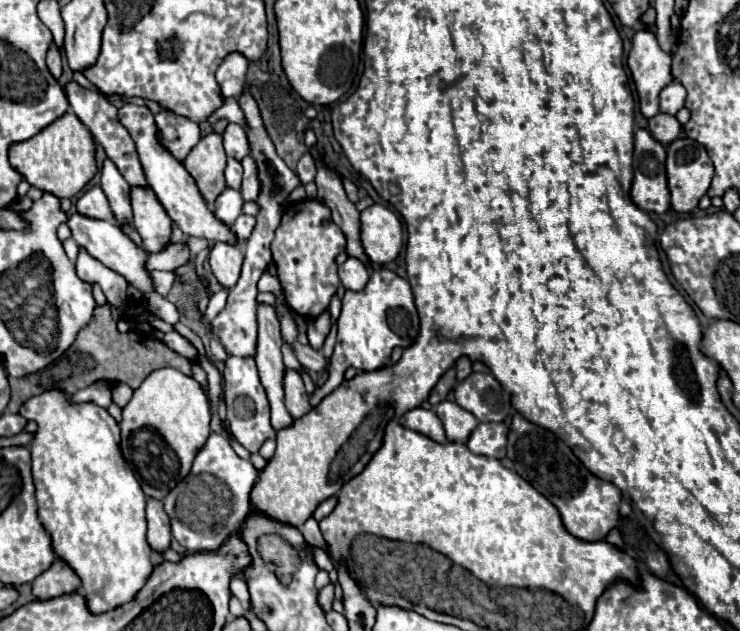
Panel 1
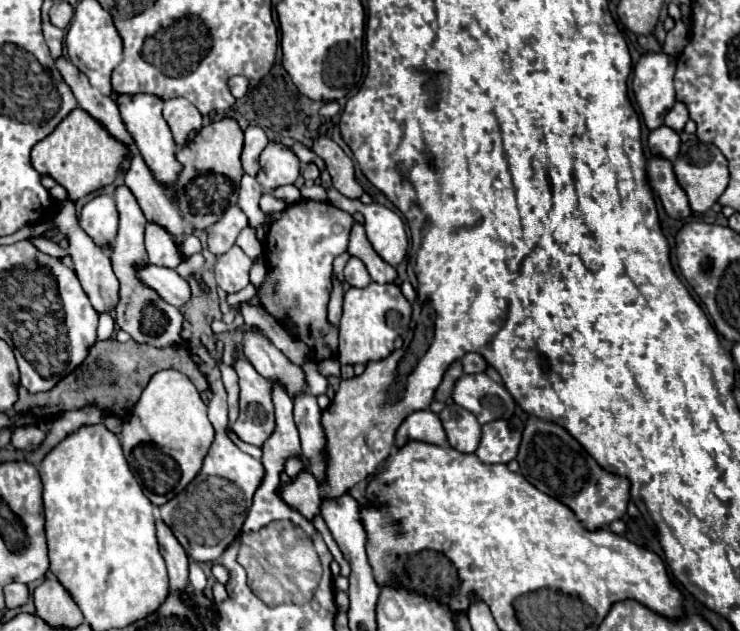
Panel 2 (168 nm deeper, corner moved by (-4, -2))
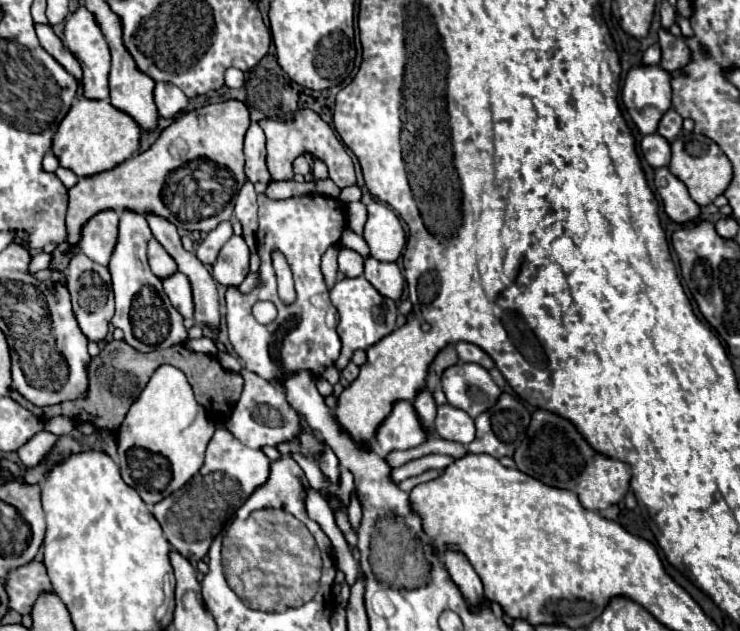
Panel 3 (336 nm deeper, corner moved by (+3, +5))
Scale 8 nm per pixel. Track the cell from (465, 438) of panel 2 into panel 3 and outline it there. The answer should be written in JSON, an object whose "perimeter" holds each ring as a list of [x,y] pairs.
{"perimeter":[[[443,404],[437,408],[437,418],[435,418],[433,426],[435,426],[435,432],[443,440],[461,442],[467,446],[475,438],[473,418],[469,414],[465,414],[463,410],[457,410],[449,404]]]}

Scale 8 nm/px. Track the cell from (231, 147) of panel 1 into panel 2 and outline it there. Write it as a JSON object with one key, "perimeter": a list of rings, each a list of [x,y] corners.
{"perimeter":[[[248,127],[244,129],[244,149],[242,149],[242,155],[240,155],[240,161],[242,161],[242,169],[246,173],[252,173],[256,175],[256,169],[258,169],[258,155],[262,153],[262,149],[266,147],[268,139],[266,139],[266,133],[260,129],[260,127]]]}

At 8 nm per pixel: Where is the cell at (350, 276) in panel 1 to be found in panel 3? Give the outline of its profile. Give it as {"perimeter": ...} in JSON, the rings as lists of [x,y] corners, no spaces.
{"perimeter":[[[341,248],[339,252],[339,270],[347,276],[347,278],[357,278],[363,274],[363,256],[359,256],[357,252],[349,250],[349,248]]]}

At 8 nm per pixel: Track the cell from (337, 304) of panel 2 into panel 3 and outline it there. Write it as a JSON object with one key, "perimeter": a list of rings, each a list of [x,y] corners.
{"perimeter":[[[329,246],[327,252],[323,254],[323,260],[321,260],[321,270],[323,270],[323,276],[325,276],[325,282],[329,288],[333,288],[335,284],[335,276],[337,276],[337,254],[339,254],[339,246]]]}

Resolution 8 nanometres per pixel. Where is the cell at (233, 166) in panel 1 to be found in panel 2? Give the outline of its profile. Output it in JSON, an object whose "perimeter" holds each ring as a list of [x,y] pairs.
{"perimeter":[[[244,173],[238,189],[238,205],[248,215],[248,225],[252,225],[258,231],[258,239],[266,241],[266,229],[264,229],[264,213],[260,213],[258,201],[262,197],[262,189],[256,183],[256,179],[248,173]]]}

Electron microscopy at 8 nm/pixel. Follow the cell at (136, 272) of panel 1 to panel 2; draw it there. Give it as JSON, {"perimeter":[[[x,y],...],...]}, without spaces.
{"perimeter":[[[146,263],[136,269],[136,277],[174,307],[182,307],[190,299],[190,287],[186,279],[182,279],[174,269]]]}

